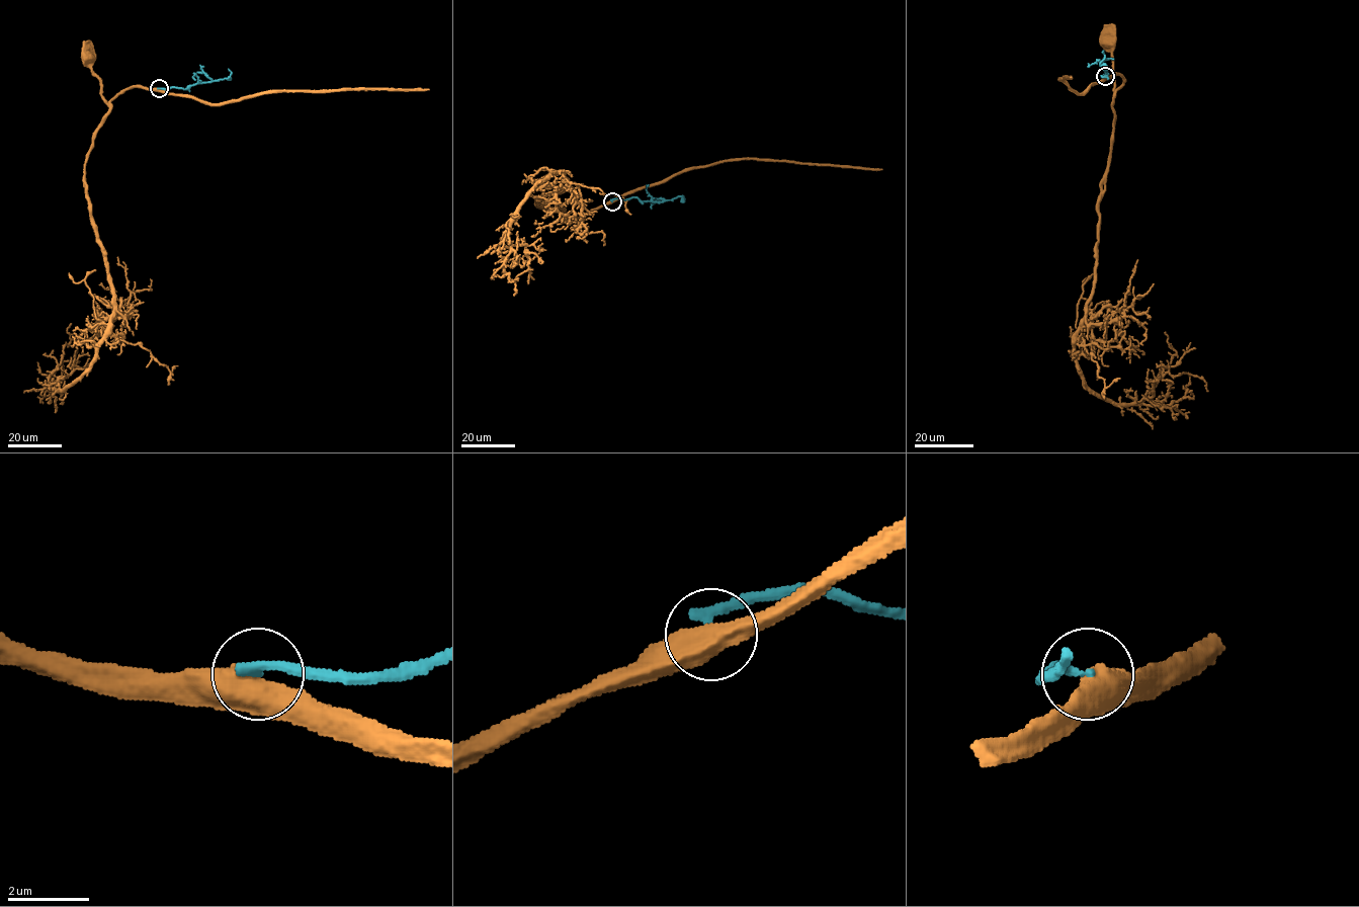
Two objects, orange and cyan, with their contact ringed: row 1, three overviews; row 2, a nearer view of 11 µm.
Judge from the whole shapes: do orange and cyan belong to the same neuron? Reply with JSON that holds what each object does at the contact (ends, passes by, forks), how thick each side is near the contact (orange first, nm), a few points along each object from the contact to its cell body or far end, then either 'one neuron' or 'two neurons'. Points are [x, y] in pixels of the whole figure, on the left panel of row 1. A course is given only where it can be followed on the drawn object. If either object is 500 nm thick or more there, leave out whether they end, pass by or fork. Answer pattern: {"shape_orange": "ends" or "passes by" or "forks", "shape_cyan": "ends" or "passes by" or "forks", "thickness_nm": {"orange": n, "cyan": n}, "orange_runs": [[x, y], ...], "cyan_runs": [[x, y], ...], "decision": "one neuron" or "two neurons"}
{"thickness_nm": {"orange": 550, "cyan": 260}, "orange_runs": [[159, 89], [131, 87], [108, 103], [101, 94], [100, 79], [92, 71], [87, 57]], "cyan_runs": [[159, 89], [185, 89], [228, 78], [231, 72], [228, 69]], "decision": "two neurons"}

